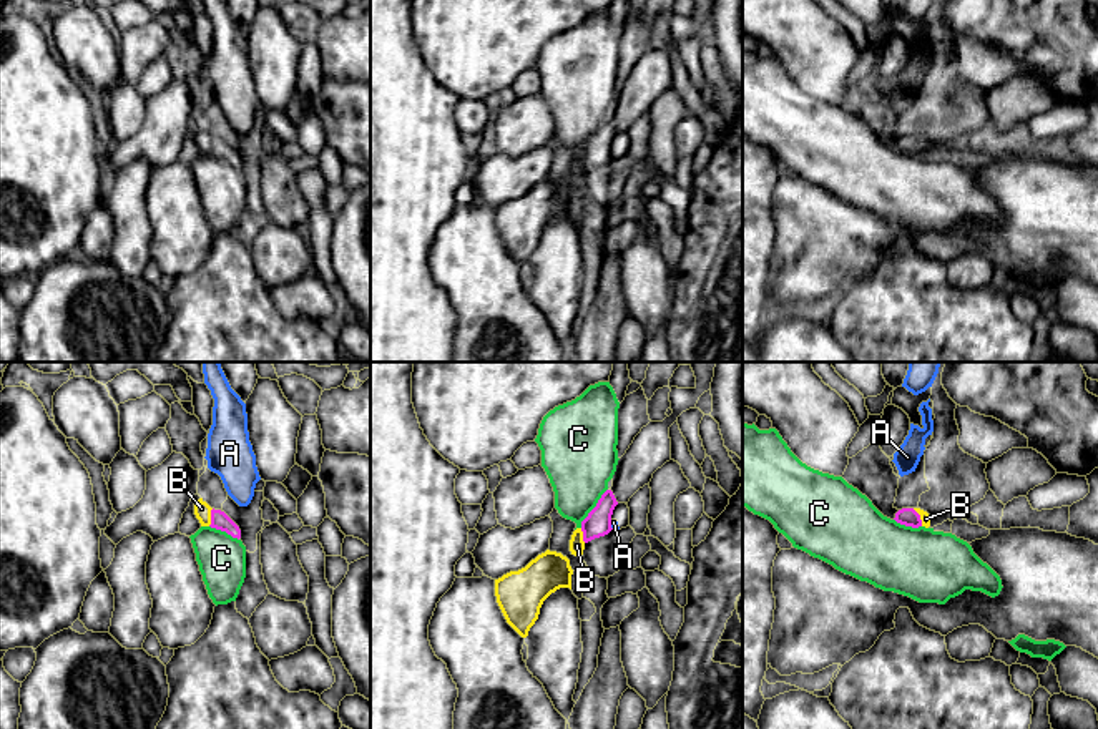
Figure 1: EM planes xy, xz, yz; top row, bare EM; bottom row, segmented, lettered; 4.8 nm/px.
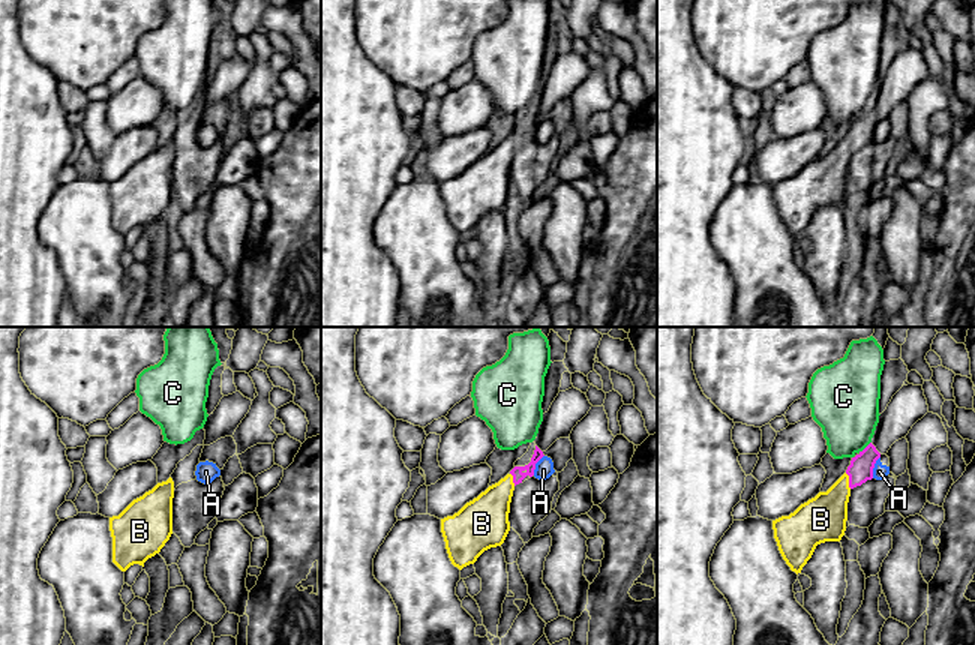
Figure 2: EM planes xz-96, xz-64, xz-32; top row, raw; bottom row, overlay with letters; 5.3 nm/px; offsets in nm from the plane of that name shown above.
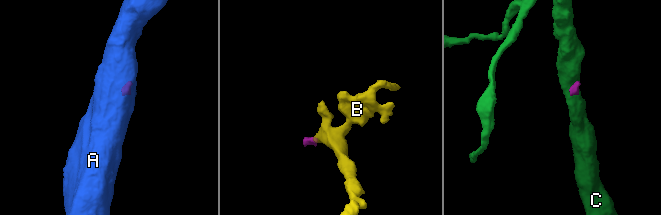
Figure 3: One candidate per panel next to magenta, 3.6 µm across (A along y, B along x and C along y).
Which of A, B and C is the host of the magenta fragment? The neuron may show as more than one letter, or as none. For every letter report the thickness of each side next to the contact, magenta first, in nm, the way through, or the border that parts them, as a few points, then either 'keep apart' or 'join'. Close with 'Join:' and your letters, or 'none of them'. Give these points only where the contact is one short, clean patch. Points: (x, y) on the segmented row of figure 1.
A: 130 nm thick on the magenta side, 30 nm on the other; border along xz (610, 520), (613, 528); keep apart
B: 90 nm thick on the magenta side, 80 nm on the other; join
C: 130 nm thick on the magenta side, 360 nm on the other; border along xz (607, 489), (580, 527); keep apart
Join: B

